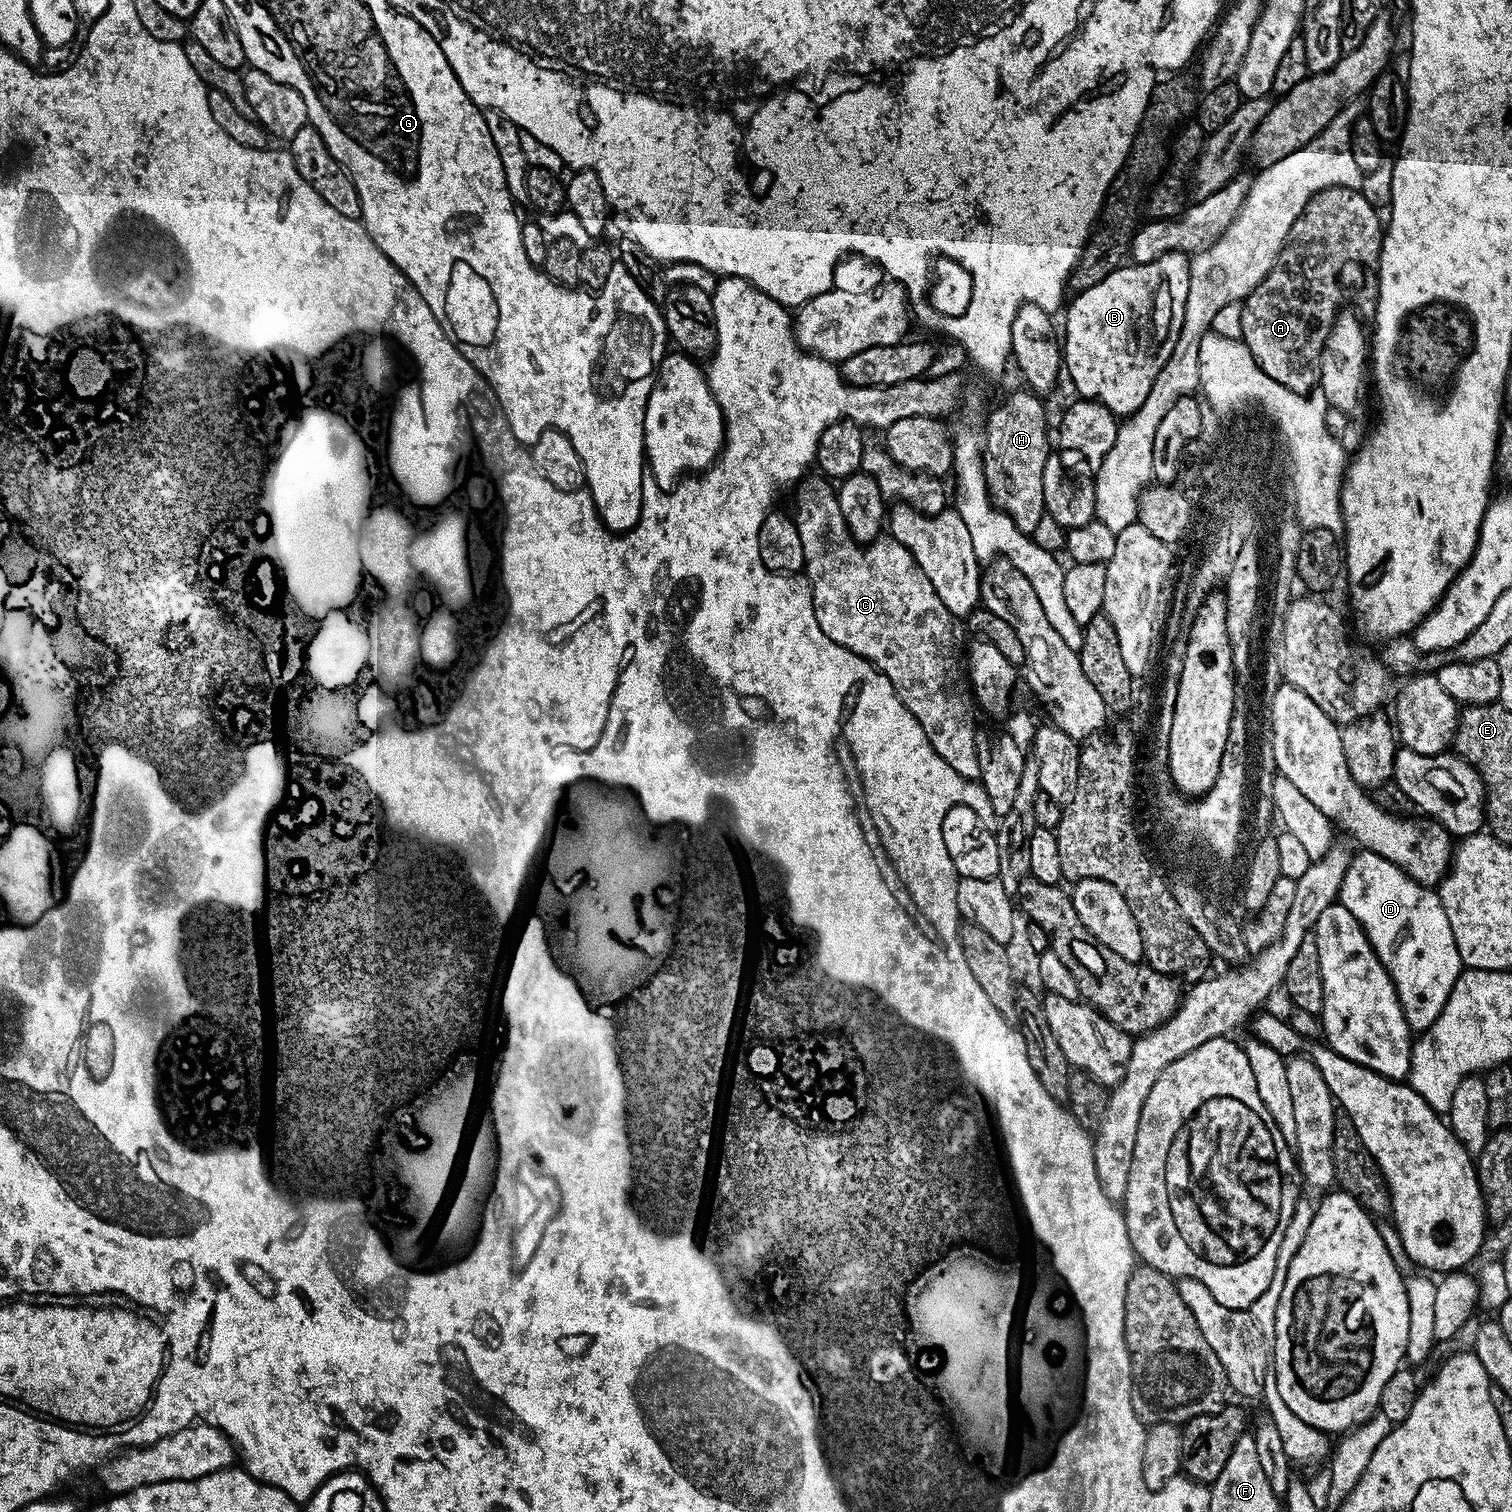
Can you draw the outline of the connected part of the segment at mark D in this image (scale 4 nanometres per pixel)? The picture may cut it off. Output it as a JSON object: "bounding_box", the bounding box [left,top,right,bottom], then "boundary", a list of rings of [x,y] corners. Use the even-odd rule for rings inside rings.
{"bounding_box":[1338,850,1462,1034],"boundary":[[[1360,850],[1351,857],[1338,902],[1358,918],[1370,946],[1390,974],[1409,1029],[1419,1034],[1434,1026],[1462,971],[1454,930],[1442,910],[1439,891],[1412,880],[1394,862]]]}

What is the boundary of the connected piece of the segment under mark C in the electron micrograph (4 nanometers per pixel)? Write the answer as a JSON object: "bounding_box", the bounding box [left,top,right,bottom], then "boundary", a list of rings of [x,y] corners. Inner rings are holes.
{"bounding_box":[794,475,981,782],"boundary":[[[805,475],[795,485],[797,488],[794,519],[798,538],[802,538],[802,558],[804,559],[802,572],[810,582],[814,618],[818,618],[818,626],[822,626],[822,634],[826,634],[826,638],[838,642],[838,646],[866,658],[879,672],[886,674],[886,678],[890,678],[890,686],[894,686],[894,690],[898,694],[898,698],[904,702],[906,710],[910,710],[910,714],[914,714],[918,726],[922,726],[922,730],[926,730],[926,738],[930,738],[930,746],[934,746],[938,758],[942,758],[942,762],[947,762],[953,770],[958,770],[958,774],[962,774],[962,778],[973,782],[979,781],[981,779],[980,752],[978,747],[976,748],[976,716],[972,713],[974,700],[970,695],[969,685],[967,683],[960,684],[960,676],[962,680],[962,673],[965,671],[966,664],[962,659],[962,648],[960,652],[960,636],[956,633],[957,617],[952,616],[950,610],[946,610],[946,606],[942,606],[942,598],[938,598],[930,578],[926,578],[926,574],[922,574],[922,566],[918,566],[914,554],[910,554],[910,550],[906,550],[906,546],[902,546],[902,542],[898,542],[890,534],[881,534],[868,544],[858,543],[846,526],[846,518],[842,518],[842,510],[838,506],[838,498],[836,497],[836,488],[823,475],[815,475]]]}

